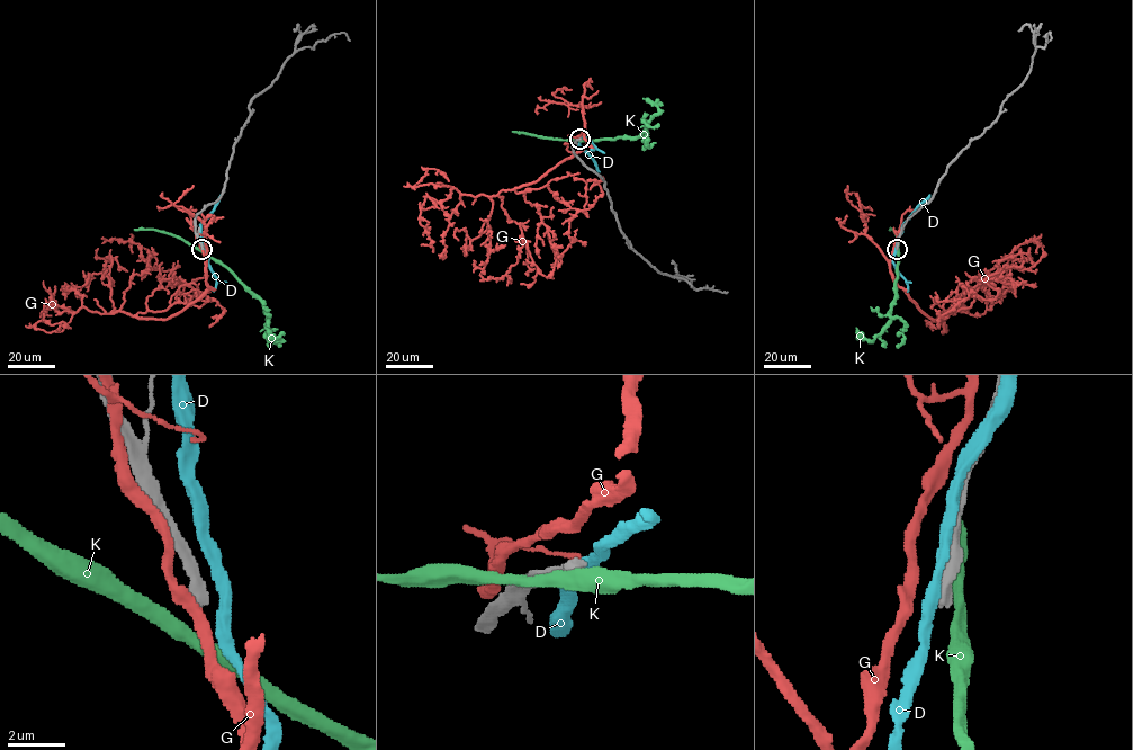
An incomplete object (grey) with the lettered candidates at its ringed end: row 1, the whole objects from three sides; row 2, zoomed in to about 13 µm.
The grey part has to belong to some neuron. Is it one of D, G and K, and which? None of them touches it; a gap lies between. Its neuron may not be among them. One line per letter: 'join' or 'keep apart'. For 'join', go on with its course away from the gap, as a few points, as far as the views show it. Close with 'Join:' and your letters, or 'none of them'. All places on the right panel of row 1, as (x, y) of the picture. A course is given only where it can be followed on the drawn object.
D: keep apart
G: keep apart
K: keep apart
Join: none of them

